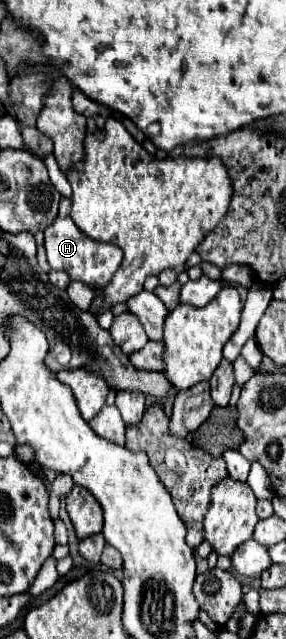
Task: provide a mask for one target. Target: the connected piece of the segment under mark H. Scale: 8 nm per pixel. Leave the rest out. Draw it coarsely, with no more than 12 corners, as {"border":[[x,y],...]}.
{"border":[[69,198],[45,228],[49,266],[71,280],[109,284],[119,246],[85,236],[71,220]]}

